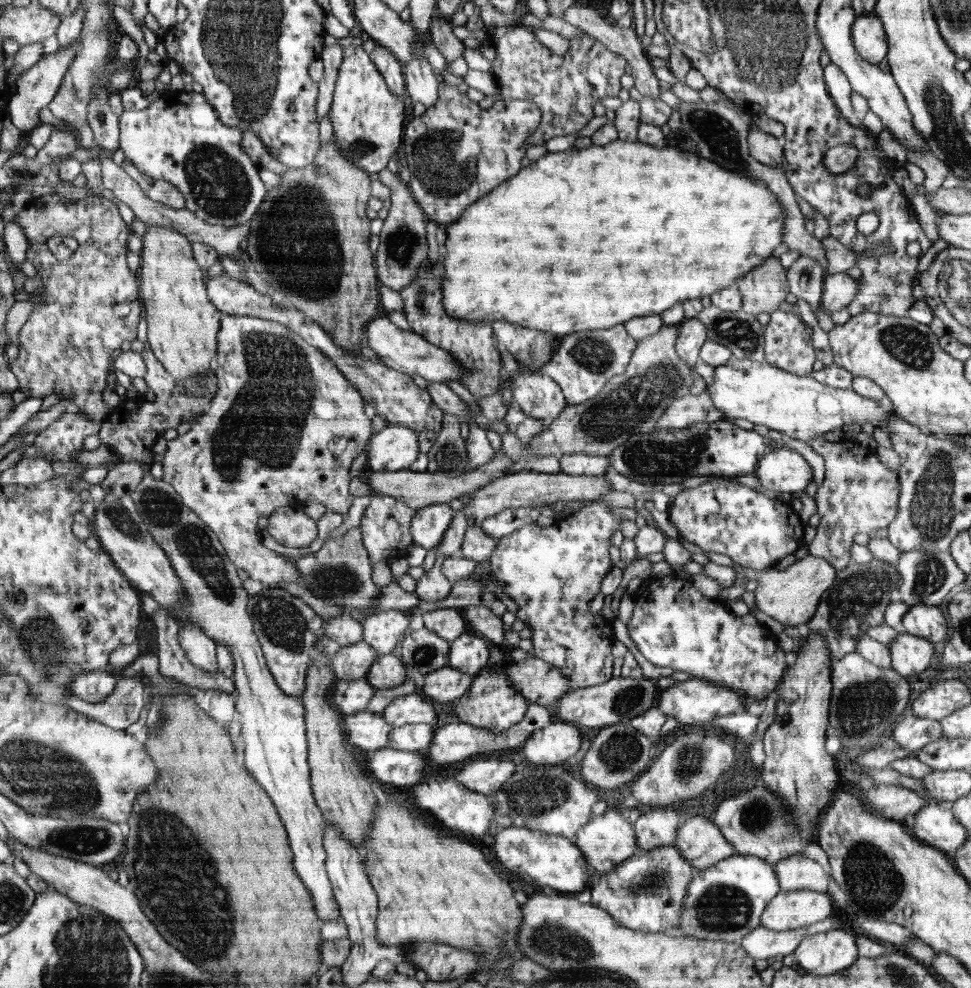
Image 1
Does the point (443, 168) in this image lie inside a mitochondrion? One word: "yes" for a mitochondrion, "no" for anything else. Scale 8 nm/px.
yes

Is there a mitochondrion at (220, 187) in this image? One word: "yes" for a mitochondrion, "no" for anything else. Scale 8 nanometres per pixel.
yes

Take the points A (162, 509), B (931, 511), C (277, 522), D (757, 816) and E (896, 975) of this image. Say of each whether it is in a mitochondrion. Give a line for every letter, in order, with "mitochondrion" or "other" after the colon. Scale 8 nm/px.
A: mitochondrion
B: mitochondrion
C: other
D: mitochondrion
E: mitochondrion

